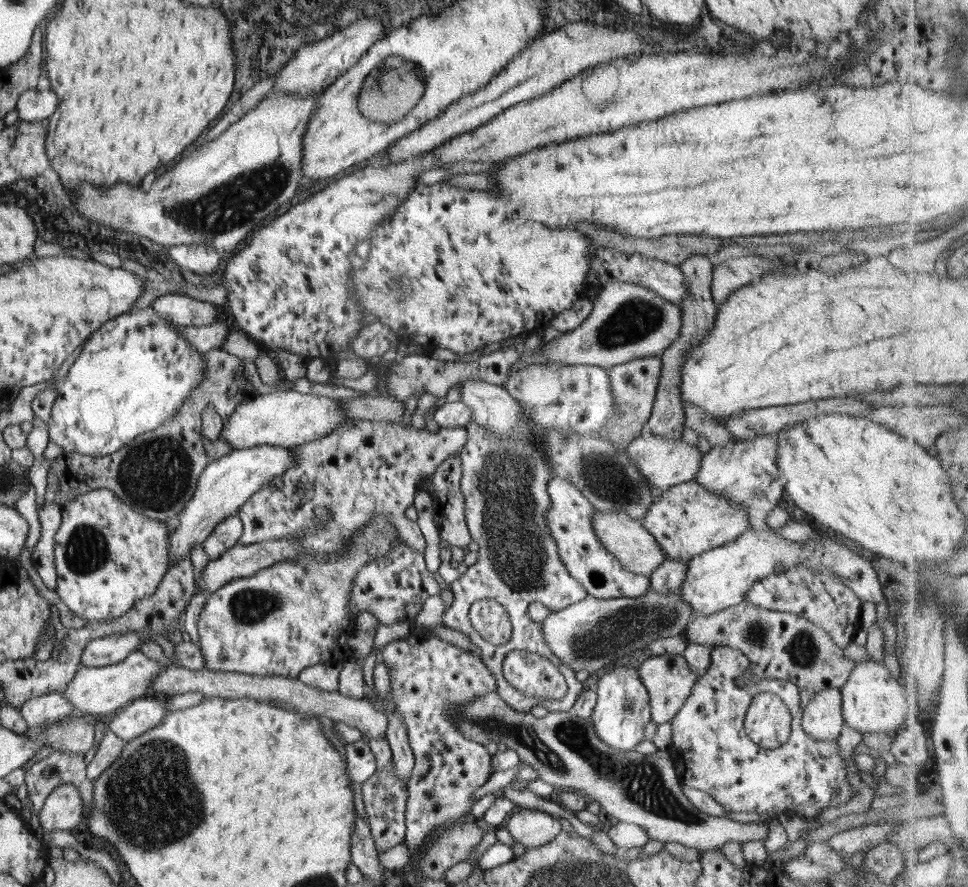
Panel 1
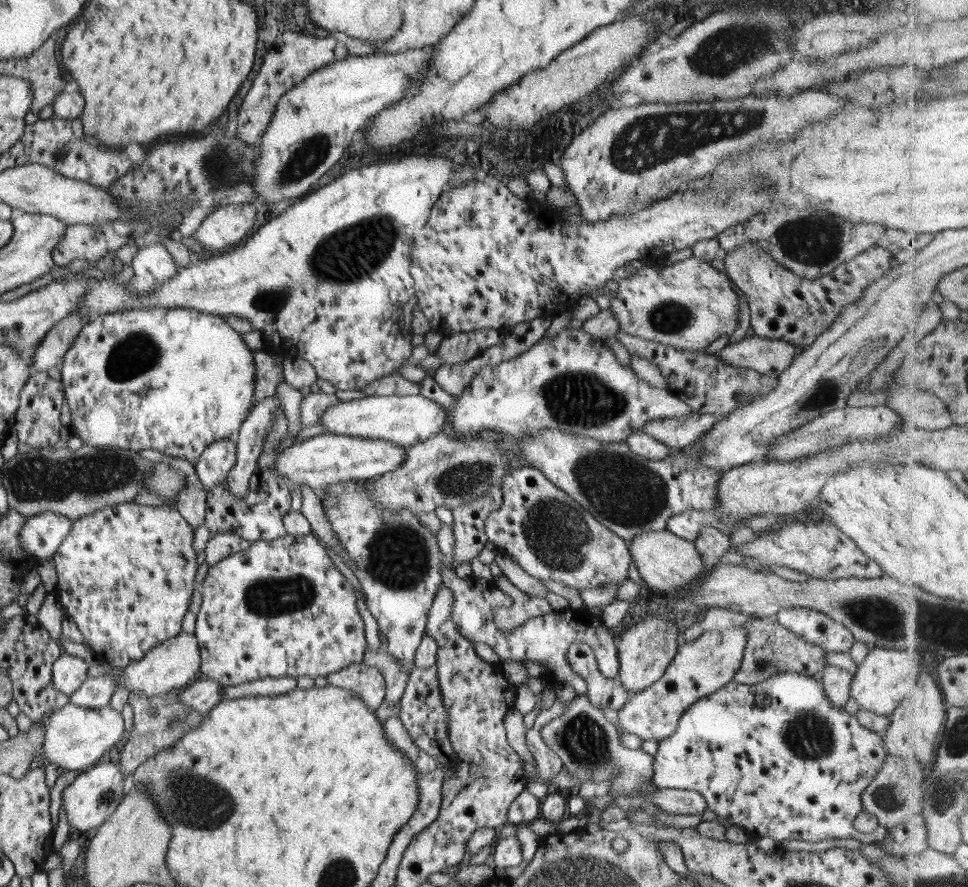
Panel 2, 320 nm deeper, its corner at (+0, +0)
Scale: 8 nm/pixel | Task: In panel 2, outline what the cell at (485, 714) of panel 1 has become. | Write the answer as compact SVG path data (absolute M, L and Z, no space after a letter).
M578 695L566 705L564 714L540 729L546 746L555 752L567 768L569 774L578 777L582 782L592 780L612 780L611 792L614 794L636 795L638 790L653 793L659 788L651 784L654 757L642 749L628 749L620 745L620 733L616 726L606 720L602 710L593 707L589 698Z

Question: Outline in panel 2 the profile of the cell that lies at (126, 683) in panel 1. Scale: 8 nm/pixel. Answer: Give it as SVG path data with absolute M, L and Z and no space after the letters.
M183 632L152 648L144 658L135 660L122 668L124 673L122 673L121 680L111 675L108 676L113 678L117 688L123 686L128 688L130 693L140 693L153 697L172 689L185 688L188 684L200 678L200 667L201 658L198 640L193 634Z

